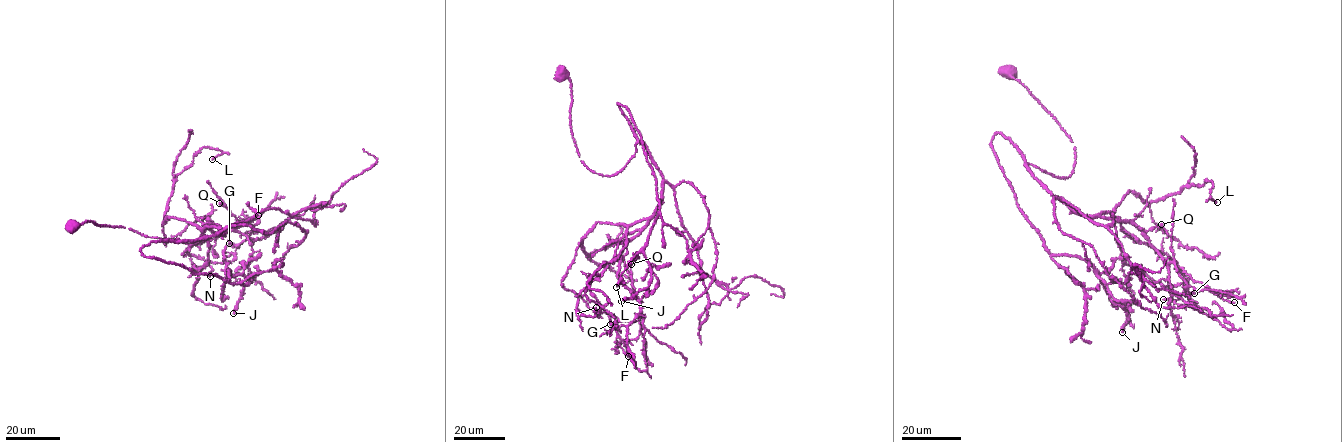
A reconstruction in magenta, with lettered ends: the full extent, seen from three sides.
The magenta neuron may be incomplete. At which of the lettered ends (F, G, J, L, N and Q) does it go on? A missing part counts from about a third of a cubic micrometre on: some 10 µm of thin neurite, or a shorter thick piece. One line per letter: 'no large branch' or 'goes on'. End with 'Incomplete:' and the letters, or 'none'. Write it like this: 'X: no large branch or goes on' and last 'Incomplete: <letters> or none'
F: no large branch
G: no large branch
J: no large branch
L: no large branch
N: no large branch
Q: no large branch
Incomplete: none

